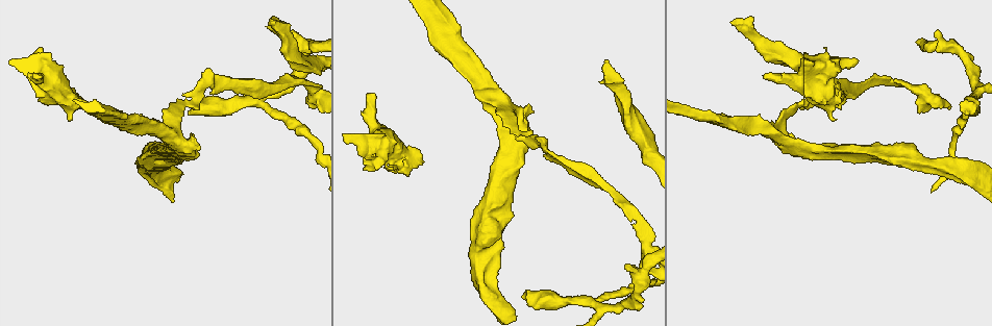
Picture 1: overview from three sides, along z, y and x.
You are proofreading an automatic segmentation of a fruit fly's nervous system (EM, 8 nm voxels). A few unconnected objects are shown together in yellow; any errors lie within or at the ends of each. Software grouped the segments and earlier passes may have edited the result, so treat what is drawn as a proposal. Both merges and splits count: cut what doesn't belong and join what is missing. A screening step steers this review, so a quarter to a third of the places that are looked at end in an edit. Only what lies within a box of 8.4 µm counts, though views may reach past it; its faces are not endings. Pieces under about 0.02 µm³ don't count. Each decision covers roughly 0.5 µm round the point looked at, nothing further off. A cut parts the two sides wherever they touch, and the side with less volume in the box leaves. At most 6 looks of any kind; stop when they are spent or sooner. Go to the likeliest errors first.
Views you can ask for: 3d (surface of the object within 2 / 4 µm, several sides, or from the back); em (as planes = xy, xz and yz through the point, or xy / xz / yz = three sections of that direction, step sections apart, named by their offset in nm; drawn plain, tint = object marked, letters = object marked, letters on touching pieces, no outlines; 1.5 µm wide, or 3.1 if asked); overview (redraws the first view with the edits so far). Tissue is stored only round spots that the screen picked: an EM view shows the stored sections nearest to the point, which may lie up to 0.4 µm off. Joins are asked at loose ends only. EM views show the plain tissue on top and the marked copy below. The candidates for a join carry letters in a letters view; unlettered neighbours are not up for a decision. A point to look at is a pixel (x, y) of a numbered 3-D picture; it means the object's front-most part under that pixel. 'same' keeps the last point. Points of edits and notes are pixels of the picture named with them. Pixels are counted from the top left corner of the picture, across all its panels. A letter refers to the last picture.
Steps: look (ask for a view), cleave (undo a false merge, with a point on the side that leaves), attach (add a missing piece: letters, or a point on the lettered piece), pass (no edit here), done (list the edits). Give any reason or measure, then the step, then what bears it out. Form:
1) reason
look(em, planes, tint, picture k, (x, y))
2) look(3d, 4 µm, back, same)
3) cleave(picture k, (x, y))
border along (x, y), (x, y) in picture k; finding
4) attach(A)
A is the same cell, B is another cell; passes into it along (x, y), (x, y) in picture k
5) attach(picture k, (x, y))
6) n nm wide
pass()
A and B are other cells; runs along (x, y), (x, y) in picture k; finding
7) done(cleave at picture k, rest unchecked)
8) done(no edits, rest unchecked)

free end
look(3d, 2 µm, picture 1, (938, 31))

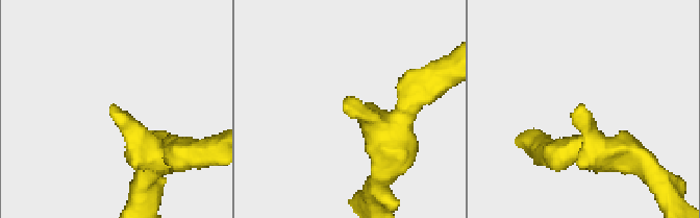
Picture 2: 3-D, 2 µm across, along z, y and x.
look(em, xy, step 4, tint, picture 2, (582, 108))

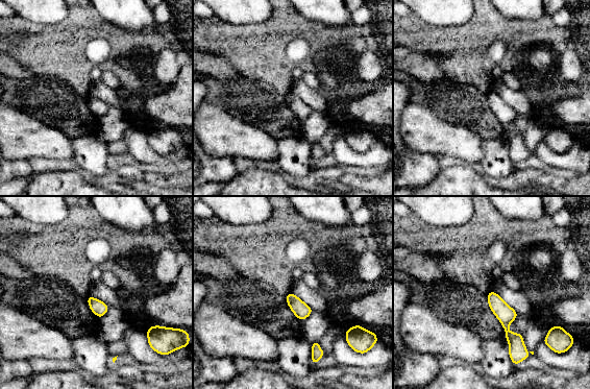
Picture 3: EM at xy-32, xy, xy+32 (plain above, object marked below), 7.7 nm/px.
cut it another way
look(em, planes, letters, same)

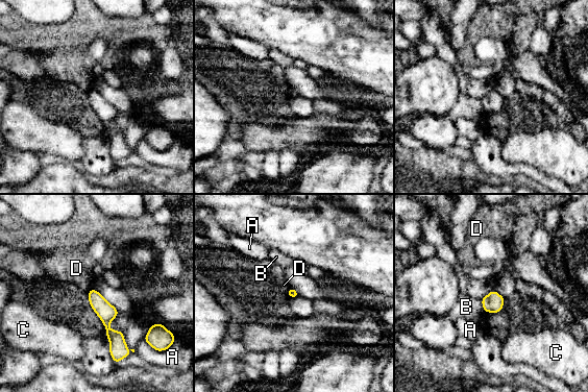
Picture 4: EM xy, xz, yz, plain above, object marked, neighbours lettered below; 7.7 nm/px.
pass()
A, B, C and D are other cells; no lettered piece goes on from it

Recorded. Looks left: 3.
free end
look(3d, 2 µm, back, picture 1, (834, 118))

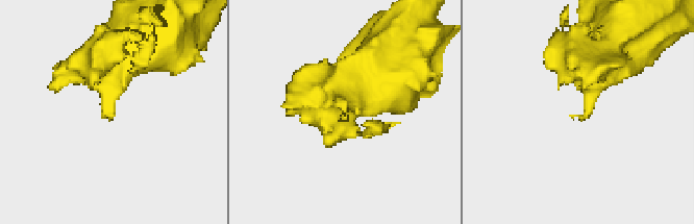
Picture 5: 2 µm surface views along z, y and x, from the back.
look(em, planes, letters, picture 5, (346, 120))

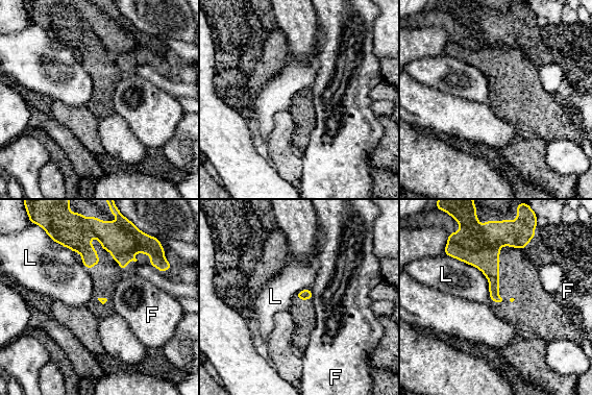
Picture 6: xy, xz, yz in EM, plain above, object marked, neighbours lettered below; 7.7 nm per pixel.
L touches over 420 nm
pass()
F and L are other cells; none of them fits

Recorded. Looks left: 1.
thick end
look(em, xy, step 8, letters, picture 1, (798, 138))

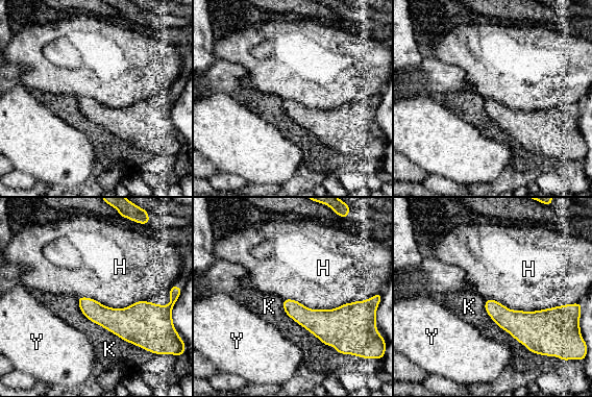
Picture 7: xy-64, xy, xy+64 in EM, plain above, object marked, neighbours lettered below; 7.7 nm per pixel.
H touches over 600 nm
pass()
H, K and Y are other cells; no lettered piece goes on from it

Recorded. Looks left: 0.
done(no edits, rest unchecked)

